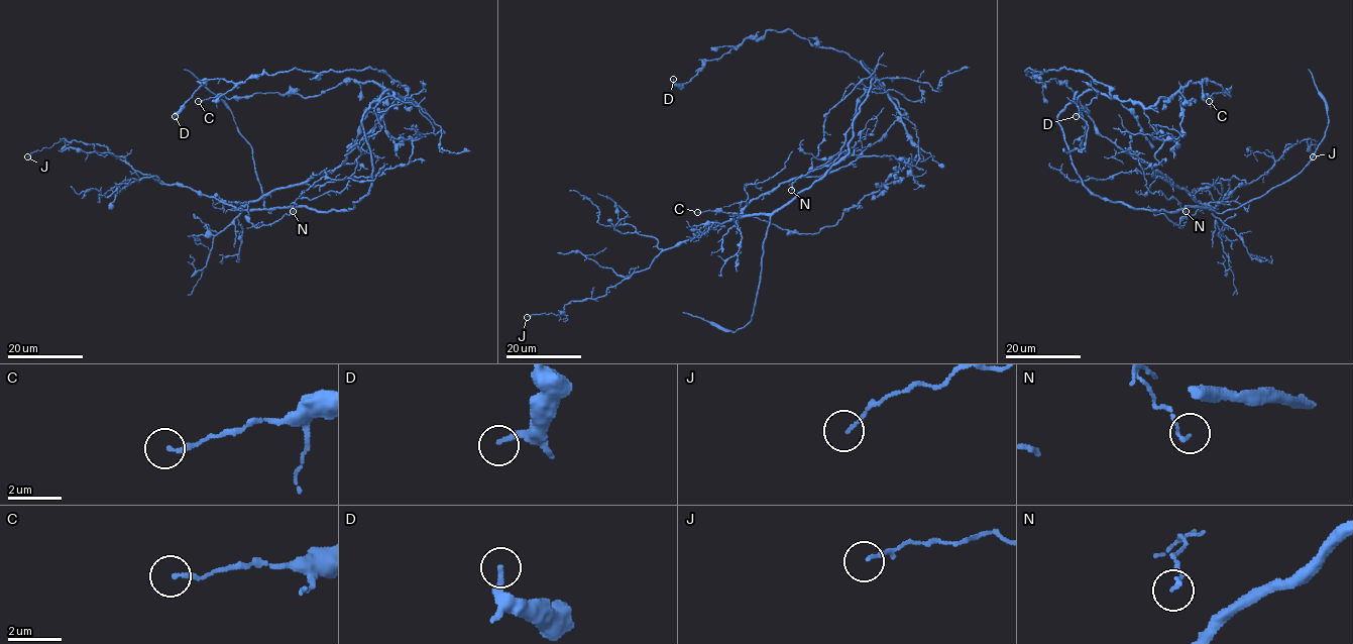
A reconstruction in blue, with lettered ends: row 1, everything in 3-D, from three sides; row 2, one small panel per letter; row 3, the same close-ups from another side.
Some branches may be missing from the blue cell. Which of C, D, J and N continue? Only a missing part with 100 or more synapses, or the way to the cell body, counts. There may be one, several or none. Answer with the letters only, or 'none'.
none

